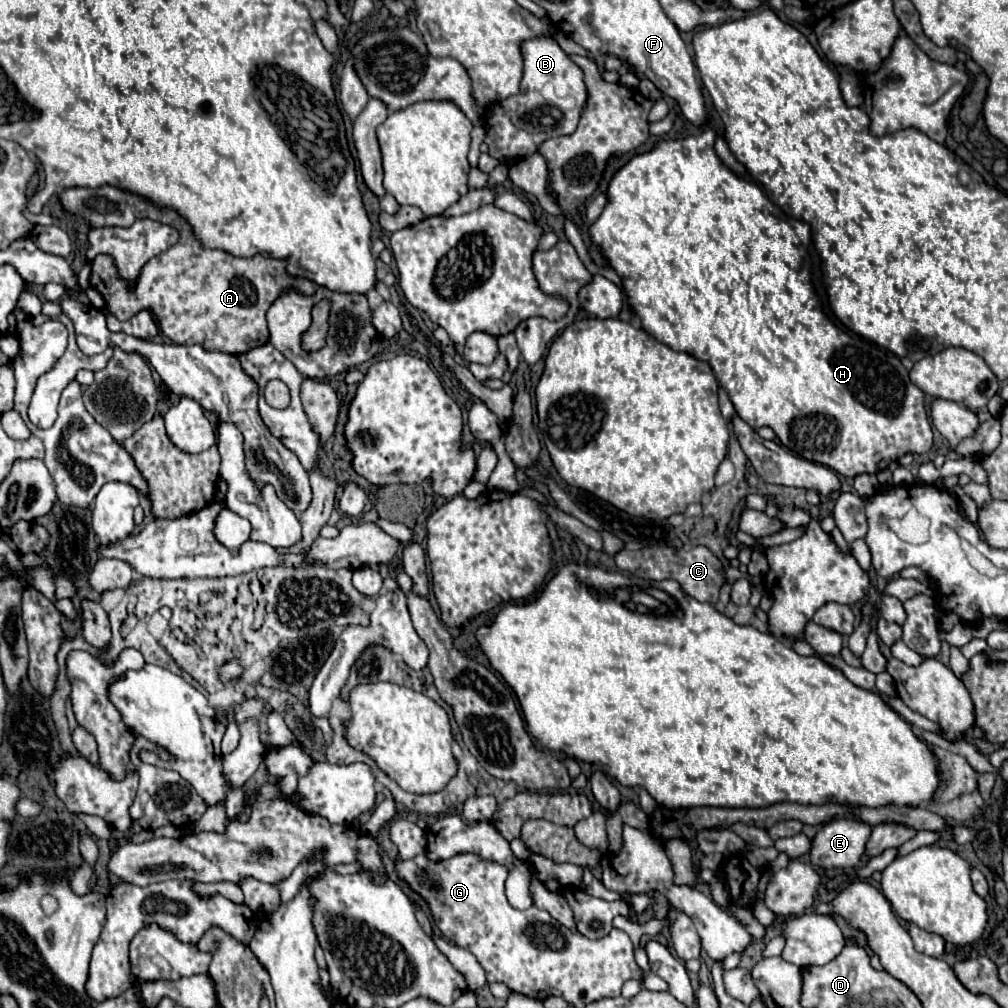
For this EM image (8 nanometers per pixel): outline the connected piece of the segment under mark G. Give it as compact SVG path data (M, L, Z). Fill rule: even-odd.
M472 853L436 863L426 855L418 855L416 859L398 861L396 871L428 901L440 933L478 959L488 983L502 981L512 991L534 999L560 995L570 1005L584 1007L604 997L618 997L620 987L628 979L642 981L642 969L636 961L624 961L624 957L632 959L634 955L632 941L624 937L624 931L612 929L604 939L592 941L568 931L568 927L536 905L526 911L514 909L504 895L508 871L498 863L484 861Z

